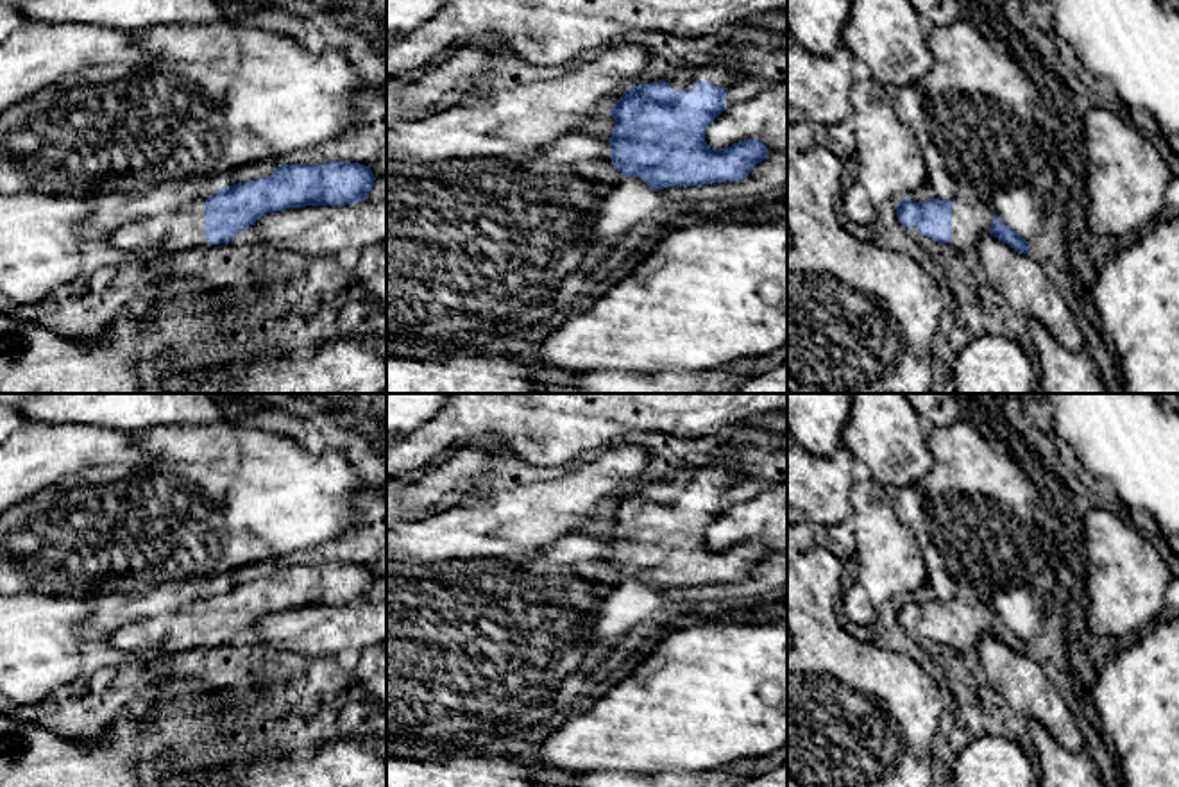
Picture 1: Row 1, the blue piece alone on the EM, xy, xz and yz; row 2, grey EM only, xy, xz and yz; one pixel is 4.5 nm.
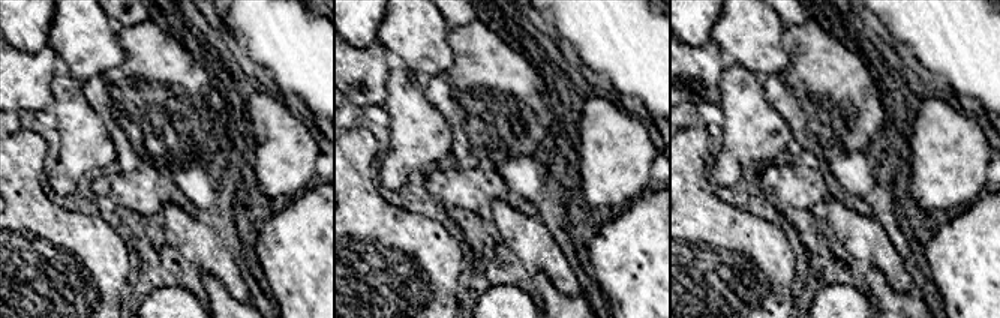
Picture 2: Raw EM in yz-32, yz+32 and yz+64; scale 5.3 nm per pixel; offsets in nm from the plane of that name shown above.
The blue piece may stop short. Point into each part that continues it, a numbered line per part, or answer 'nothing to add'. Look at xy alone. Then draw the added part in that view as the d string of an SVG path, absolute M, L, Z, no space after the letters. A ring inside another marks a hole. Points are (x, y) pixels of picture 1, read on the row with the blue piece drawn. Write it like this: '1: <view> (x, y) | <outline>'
1: xy (179, 229) | M193 200L175 211L125 222L111 231L111 243L136 256L208 247L209 240L204 234L206 200Z

